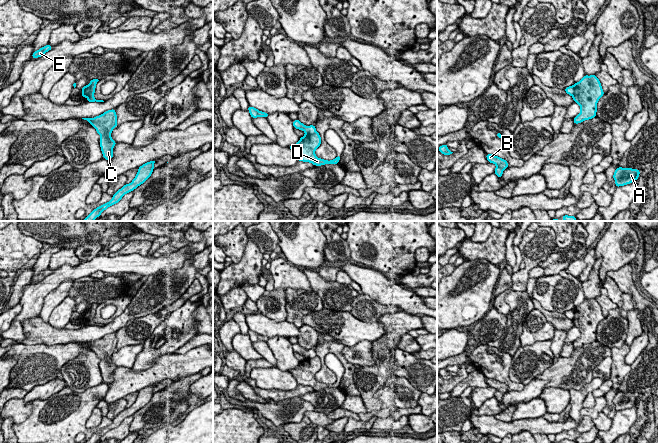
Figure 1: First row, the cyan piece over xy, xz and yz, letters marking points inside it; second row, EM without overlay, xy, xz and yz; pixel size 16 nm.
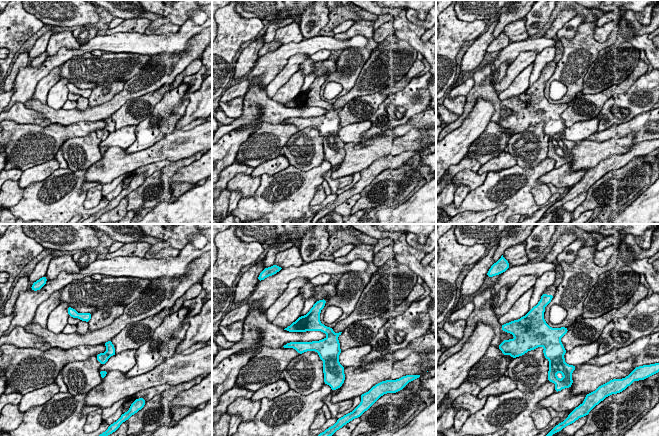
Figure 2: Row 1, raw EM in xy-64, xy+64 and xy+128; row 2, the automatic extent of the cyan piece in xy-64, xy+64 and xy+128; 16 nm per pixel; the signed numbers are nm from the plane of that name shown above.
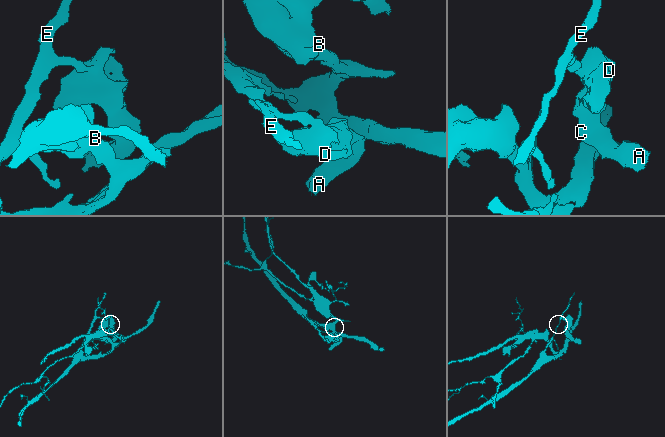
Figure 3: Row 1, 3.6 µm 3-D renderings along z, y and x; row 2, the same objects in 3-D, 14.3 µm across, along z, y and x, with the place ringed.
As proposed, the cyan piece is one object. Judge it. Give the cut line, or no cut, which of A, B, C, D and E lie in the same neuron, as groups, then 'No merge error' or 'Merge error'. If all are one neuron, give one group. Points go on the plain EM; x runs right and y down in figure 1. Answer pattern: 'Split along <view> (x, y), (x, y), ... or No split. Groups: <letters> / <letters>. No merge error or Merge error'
Split along xz (315, 355), (305, 358). Groups: A C D / B E. Merge error

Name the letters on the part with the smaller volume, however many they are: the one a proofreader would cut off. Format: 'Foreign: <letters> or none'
Foreign: A, C, D

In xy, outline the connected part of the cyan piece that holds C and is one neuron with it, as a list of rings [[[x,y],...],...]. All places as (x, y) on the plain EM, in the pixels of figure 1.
[[[115,333],[107,334],[103,338],[94,342],[82,342],[88,345],[92,351],[94,351],[100,361],[100,371],[103,378],[103,382],[110,384],[113,382],[113,372],[117,366],[115,366],[111,357],[114,352],[117,351],[117,338]]]

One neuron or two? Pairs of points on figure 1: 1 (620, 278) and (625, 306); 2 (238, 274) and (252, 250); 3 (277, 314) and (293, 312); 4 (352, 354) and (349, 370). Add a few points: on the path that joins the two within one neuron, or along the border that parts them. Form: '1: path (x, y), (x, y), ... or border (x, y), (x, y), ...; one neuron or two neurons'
1: border (622, 292), (626, 292), (631, 297), (634, 308); two neurons
2: path (243, 268), (251, 260), (252, 256); one neuron
3: border (285, 290), (286, 319); two neurons
4: border (344, 346), (343, 356), (354, 365); two neurons

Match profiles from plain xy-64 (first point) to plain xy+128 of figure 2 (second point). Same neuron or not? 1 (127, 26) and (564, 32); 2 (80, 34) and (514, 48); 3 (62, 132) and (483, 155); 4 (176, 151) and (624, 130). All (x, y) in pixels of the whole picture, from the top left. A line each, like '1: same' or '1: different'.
1: different
2: different
3: same
4: different

